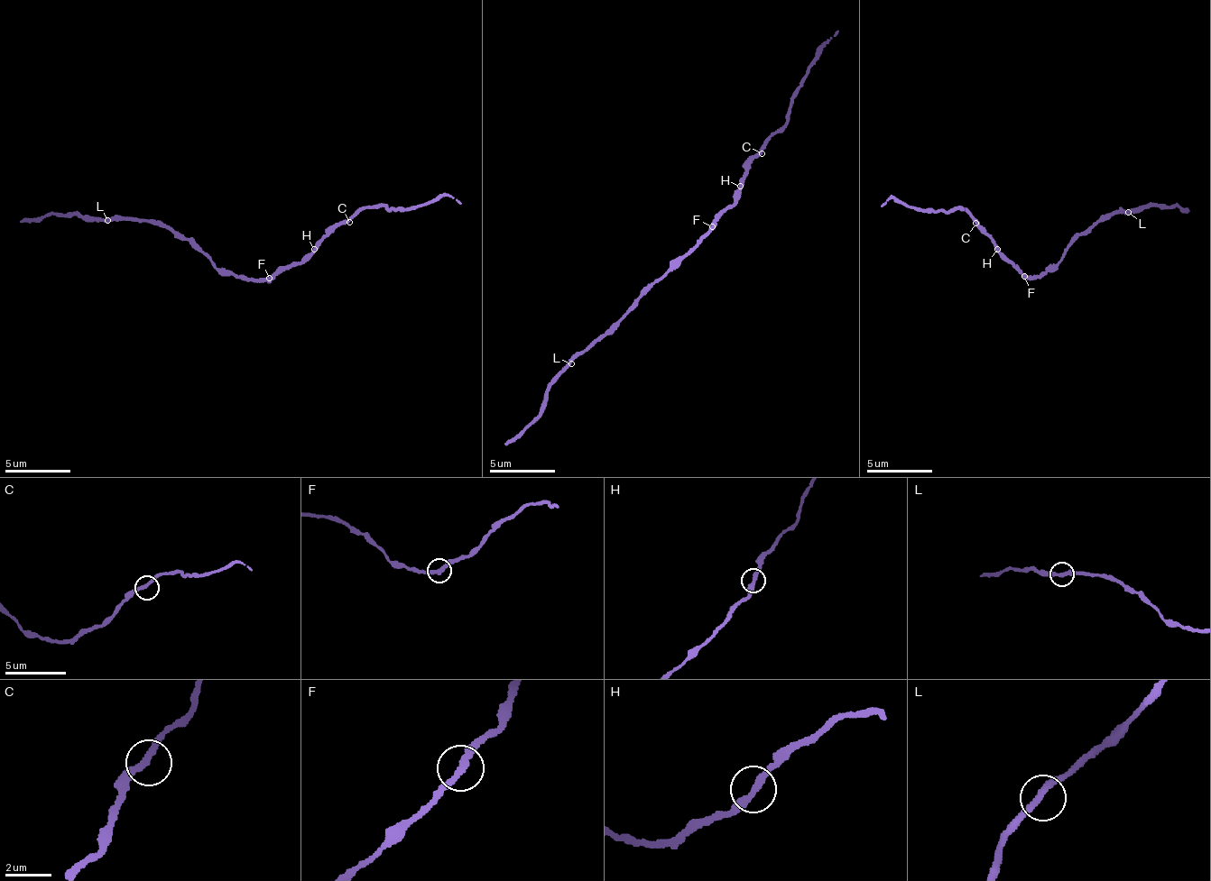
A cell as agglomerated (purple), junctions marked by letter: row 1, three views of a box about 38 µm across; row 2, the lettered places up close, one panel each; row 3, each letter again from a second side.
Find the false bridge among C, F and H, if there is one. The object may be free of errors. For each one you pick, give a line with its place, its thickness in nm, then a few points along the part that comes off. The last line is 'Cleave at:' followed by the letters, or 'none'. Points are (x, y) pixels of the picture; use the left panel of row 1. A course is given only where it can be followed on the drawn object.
Cleave at: none

